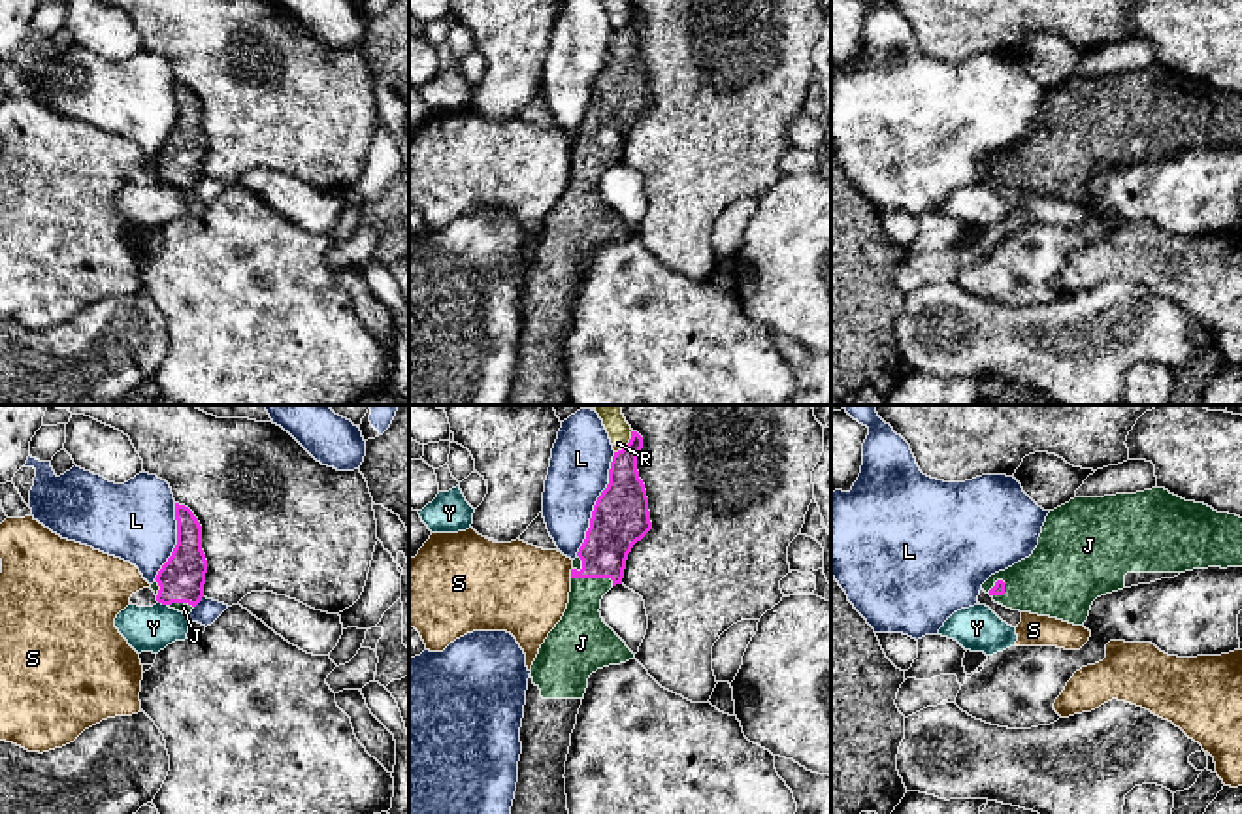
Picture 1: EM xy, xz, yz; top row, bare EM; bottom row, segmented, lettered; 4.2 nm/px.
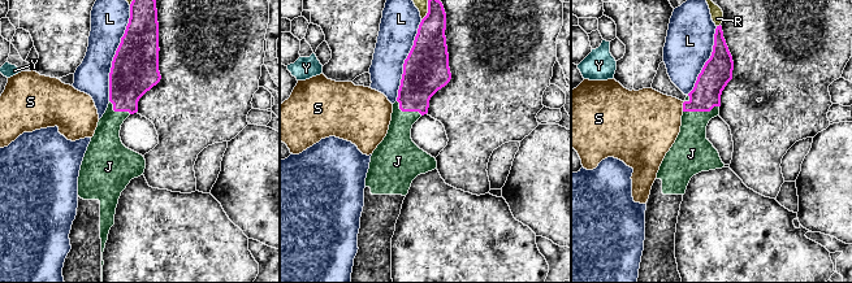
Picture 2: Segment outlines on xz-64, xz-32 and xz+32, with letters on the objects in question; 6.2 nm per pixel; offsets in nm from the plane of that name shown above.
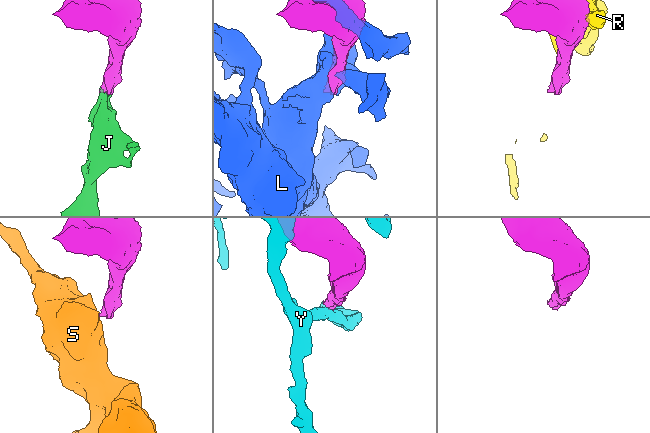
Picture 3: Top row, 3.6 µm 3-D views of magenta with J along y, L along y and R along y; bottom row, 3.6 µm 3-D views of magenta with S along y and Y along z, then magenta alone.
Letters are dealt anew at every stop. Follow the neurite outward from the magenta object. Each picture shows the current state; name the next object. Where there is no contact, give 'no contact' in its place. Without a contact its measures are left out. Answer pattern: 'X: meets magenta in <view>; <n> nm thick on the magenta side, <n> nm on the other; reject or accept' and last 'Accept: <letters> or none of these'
J: meets magenta in xz; 220 nm thick on the magenta side, 220 nm on the other; accept
L: meets magenta in xz; 240 nm thick on the magenta side, 260 nm on the other; reject
R: meets magenta in xz; 200 nm thick on the magenta side, 110 nm on the other; reject
S: meets magenta in xz; 200 nm thick on the magenta side, 380 nm on the other; reject
Y: meets magenta in xy; 200 nm thick on the magenta side, 190 nm on the other; reject
Accept: J

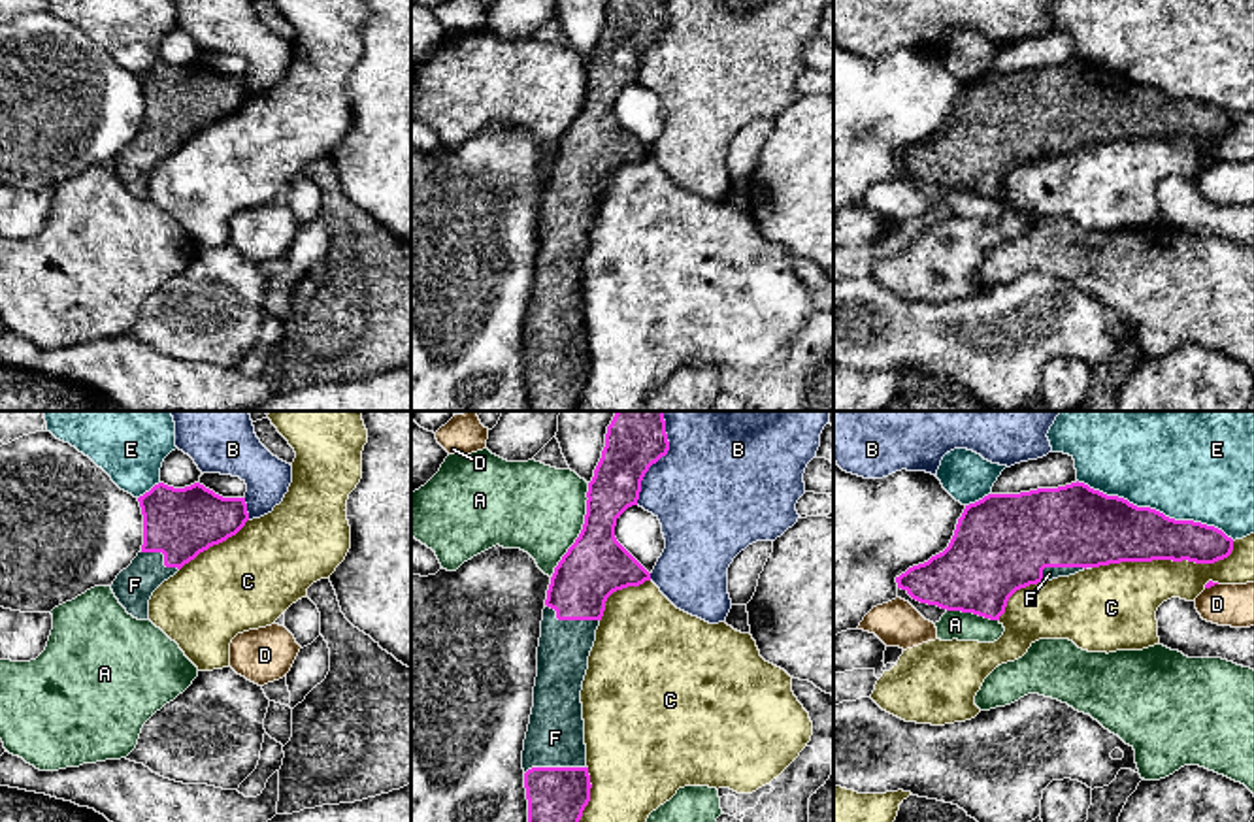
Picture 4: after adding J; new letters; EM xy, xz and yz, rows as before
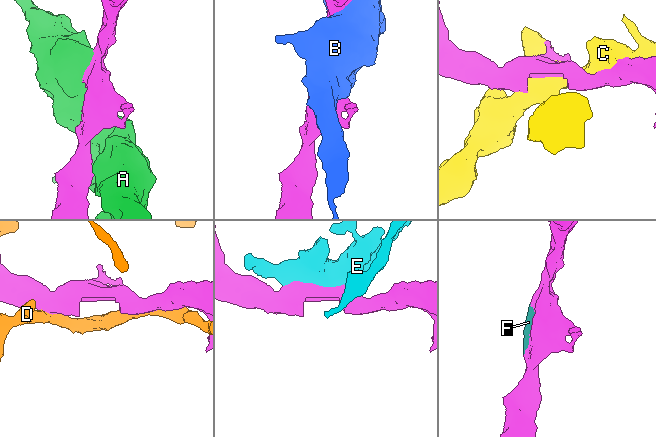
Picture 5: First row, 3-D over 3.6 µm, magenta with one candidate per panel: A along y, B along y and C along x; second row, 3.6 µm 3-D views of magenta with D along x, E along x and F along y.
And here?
A: meets magenta in xz; 280 nm thick on the magenta side, 380 nm on the other; reject
B: meets magenta in xz; 260 nm thick on the magenta side, 480 nm on the other; reject
C: meets magenta in yz; 280 nm thick on the magenta side, 300 nm on the other; reject
D: meets magenta in yz; 20 nm thick on the magenta side, 180 nm on the other; reject
E: meets magenta in yz; 300 nm thick on the magenta side, 500 nm on the other; reject
F: meets magenta in xz; 240 nm thick on the magenta side, 240 nm on the other; accept
Accept: F

